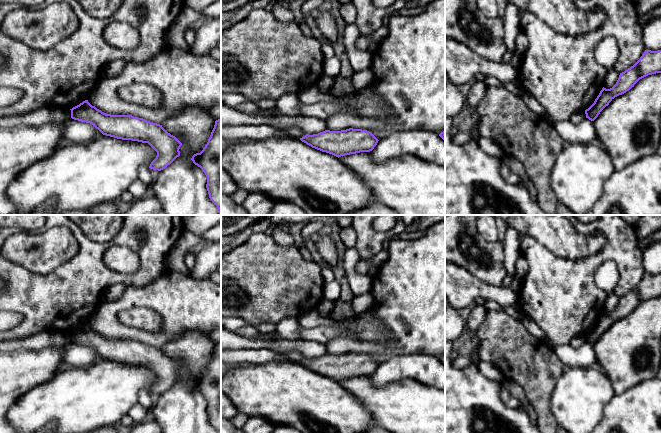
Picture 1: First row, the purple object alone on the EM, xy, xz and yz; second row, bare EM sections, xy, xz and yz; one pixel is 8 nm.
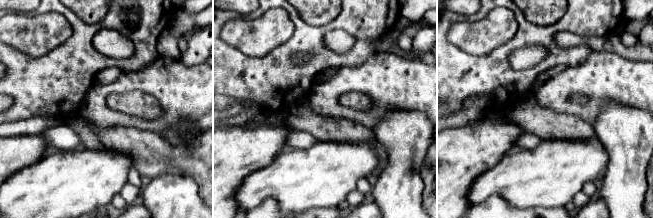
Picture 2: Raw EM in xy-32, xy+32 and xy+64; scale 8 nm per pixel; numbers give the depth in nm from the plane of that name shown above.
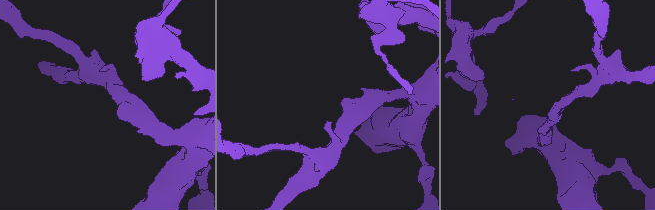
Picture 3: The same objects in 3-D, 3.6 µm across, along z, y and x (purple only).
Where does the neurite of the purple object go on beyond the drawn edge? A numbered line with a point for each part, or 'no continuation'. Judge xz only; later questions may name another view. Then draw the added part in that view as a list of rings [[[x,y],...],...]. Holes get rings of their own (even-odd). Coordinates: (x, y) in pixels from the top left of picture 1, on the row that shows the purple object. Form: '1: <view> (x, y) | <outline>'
no continuation

